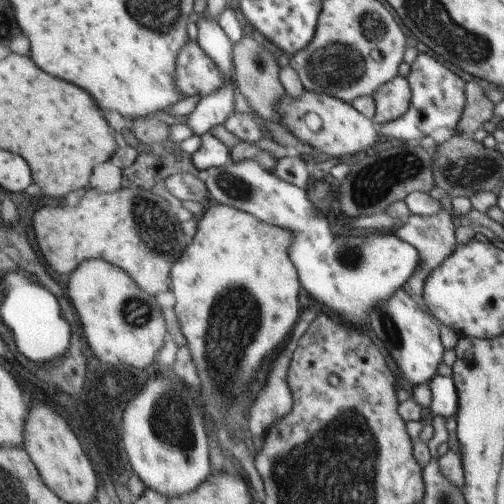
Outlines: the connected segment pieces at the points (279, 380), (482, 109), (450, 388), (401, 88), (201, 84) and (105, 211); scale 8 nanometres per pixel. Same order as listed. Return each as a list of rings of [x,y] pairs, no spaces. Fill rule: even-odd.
[[[309,307],[307,309],[301,316],[301,322],[296,323],[291,341],[276,359],[267,379],[268,386],[261,390],[249,409],[248,425],[253,435],[264,437],[268,428],[277,418],[282,418],[292,410],[293,398],[287,385],[289,363],[298,340],[317,316],[315,308]]]
[[[477,81],[465,83],[465,105],[457,130],[472,135],[483,128],[484,122],[494,120],[494,104]]]
[[[434,376],[428,386],[431,391],[432,401],[428,414],[442,416],[442,418],[456,417],[458,412],[458,391],[452,378]]]
[[[398,75],[383,84],[373,95],[376,112],[371,119],[377,127],[398,120],[406,114],[411,103],[412,92],[406,78]]]
[[[188,38],[176,58],[174,80],[178,92],[186,98],[195,94],[206,98],[224,86],[224,76],[214,60],[198,46],[198,42]]]
[[[135,187],[112,194],[88,190],[78,206],[44,206],[34,214],[38,244],[56,272],[72,274],[84,260],[102,258],[122,268],[144,292],[155,297],[171,290],[172,266],[189,244],[190,239],[184,235],[180,223],[164,198]],[[162,246],[170,250],[162,250]]]

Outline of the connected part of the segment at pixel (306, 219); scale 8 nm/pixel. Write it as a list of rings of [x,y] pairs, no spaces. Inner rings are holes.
[[[244,160],[230,161],[220,168],[209,168],[208,178],[205,180],[210,201],[217,204],[230,205],[238,210],[254,216],[255,219],[286,228],[294,234],[294,242],[290,246],[290,260],[298,268],[302,288],[322,306],[332,310],[334,314],[342,316],[350,326],[364,326],[370,322],[370,310],[380,308],[398,288],[403,288],[415,272],[420,255],[414,246],[400,240],[394,231],[390,234],[370,234],[369,236],[356,236],[350,242],[342,240],[332,234],[326,216],[316,210],[310,202],[306,191],[295,184],[282,180],[274,171],[270,171],[258,161]]]

